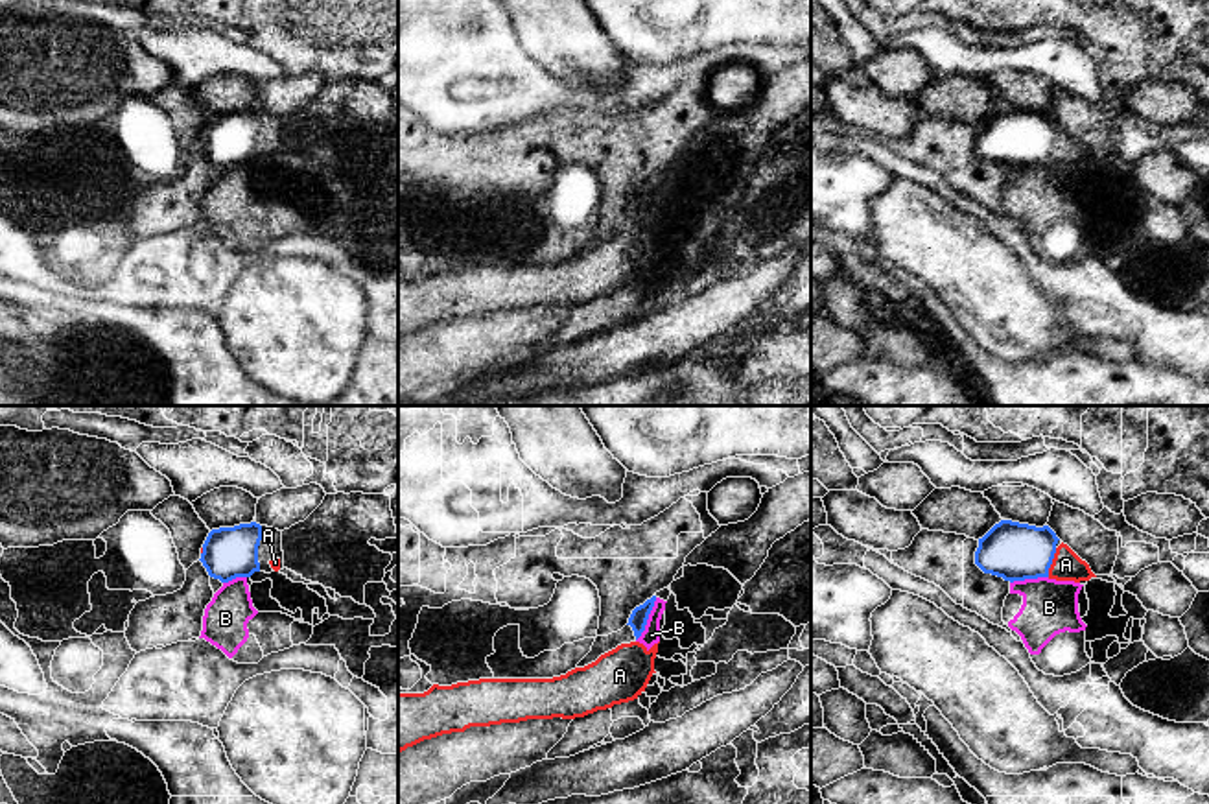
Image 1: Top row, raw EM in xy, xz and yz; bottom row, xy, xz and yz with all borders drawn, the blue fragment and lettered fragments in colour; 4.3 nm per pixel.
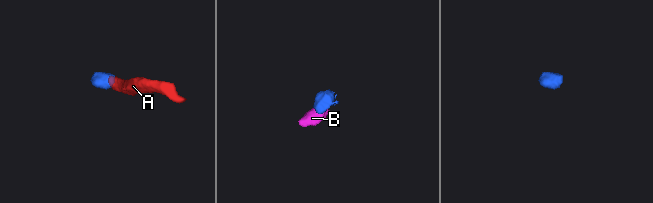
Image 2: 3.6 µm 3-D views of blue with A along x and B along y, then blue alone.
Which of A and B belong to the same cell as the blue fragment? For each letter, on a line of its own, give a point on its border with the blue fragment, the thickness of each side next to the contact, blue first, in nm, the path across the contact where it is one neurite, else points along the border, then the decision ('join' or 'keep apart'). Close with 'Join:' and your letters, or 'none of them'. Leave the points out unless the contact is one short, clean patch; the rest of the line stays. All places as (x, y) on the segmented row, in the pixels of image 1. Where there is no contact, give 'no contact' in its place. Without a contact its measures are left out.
A: contact yz (1051, 563); calibres 260 and 130 nm; way yz (1010, 550), (1031, 552), (1051, 563), (1066, 565); join
B: contact xz (647, 618); calibres 80 and 80 nm; border xz (657, 598), (645, 629), (636, 640); keep apart
Join: A

